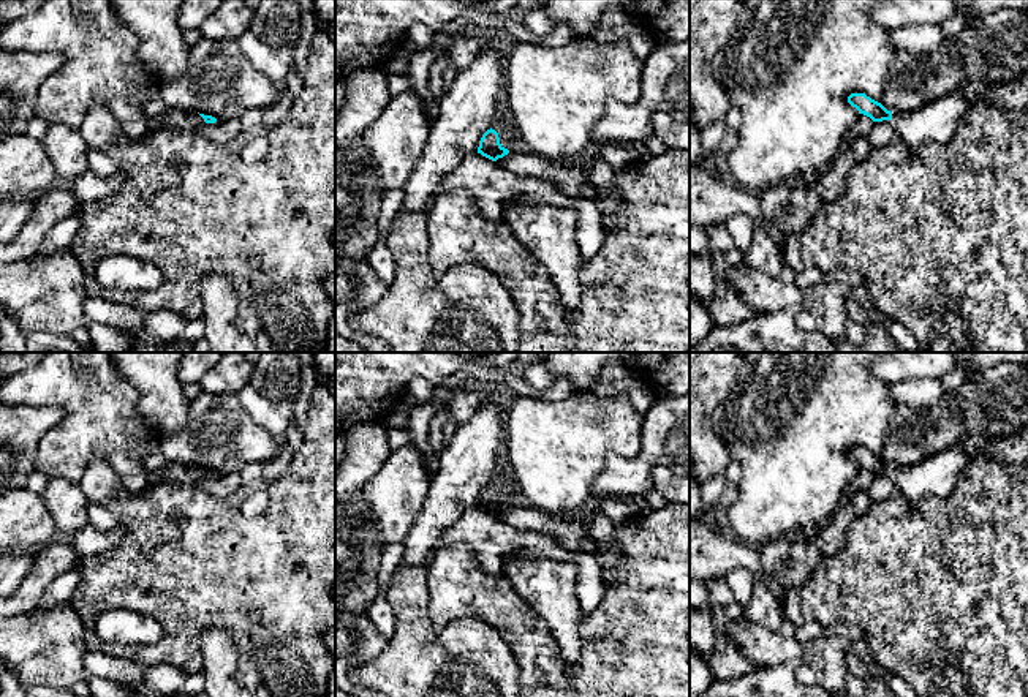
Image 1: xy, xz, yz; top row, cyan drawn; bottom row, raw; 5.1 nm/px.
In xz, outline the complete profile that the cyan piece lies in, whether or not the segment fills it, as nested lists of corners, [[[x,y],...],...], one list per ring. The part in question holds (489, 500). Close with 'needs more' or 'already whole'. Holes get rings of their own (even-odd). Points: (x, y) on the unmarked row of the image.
[[[490,482],[482,488],[479,495],[478,507],[481,507],[482,511],[492,515],[497,515],[498,512],[508,509],[509,504],[500,498],[498,487]]] | already whole

